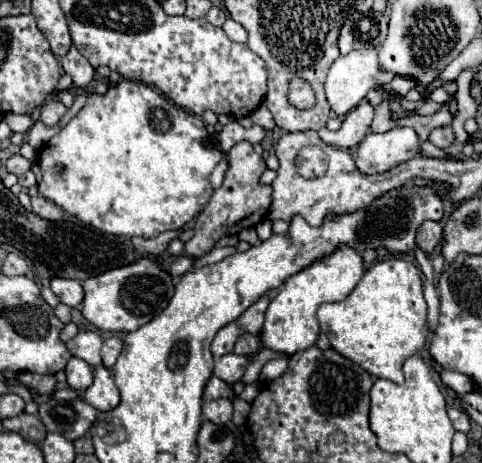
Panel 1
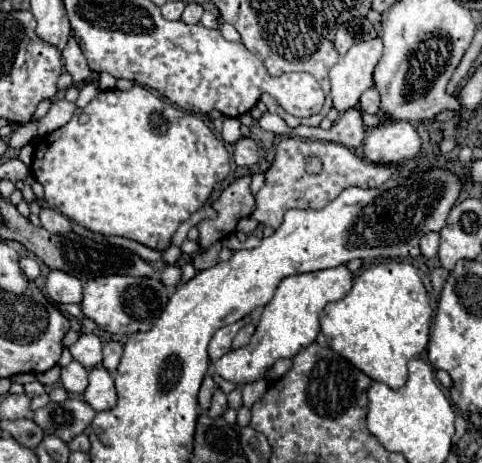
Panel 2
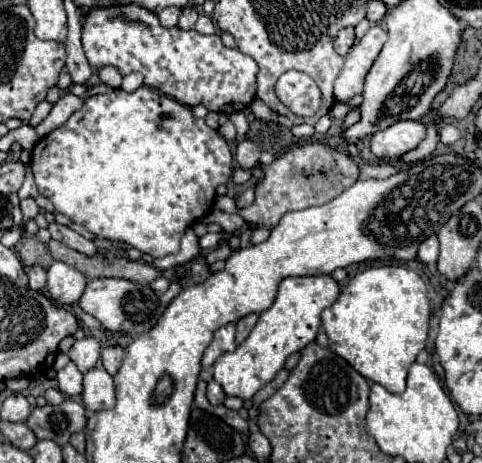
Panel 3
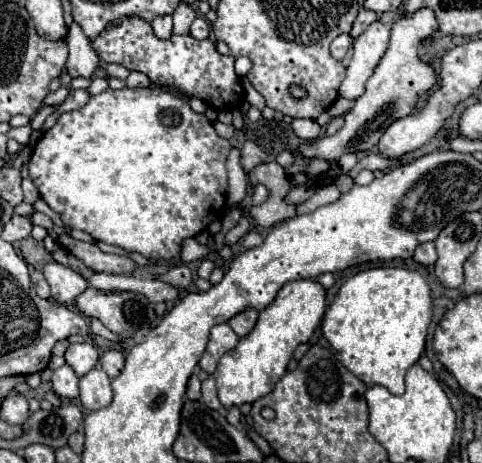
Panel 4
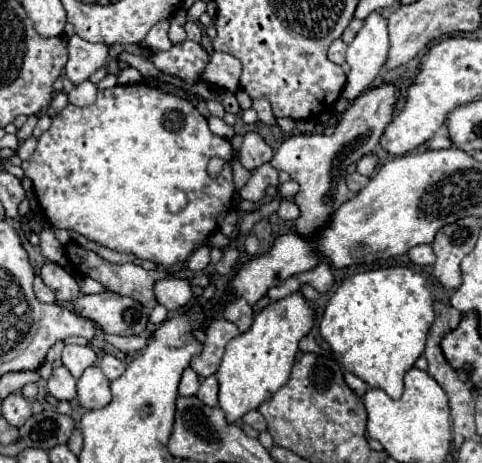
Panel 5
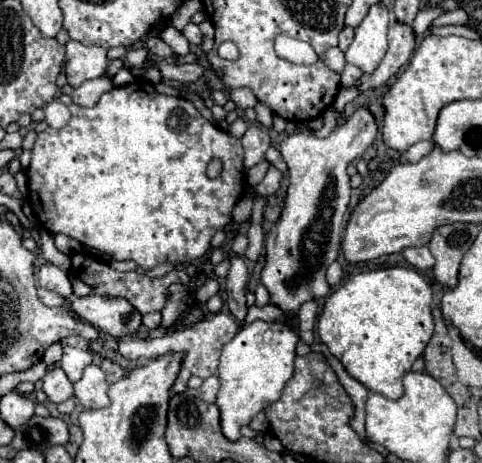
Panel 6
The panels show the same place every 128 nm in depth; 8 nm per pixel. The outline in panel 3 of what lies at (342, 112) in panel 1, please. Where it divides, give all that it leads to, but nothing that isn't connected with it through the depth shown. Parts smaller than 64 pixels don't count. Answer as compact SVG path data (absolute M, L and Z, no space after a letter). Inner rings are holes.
M372 24L372 28L362 36L362 40L352 46L342 72L334 82L336 102L348 102L352 96L362 94L366 74L372 68L376 56L380 54L384 42L386 32L378 24Z

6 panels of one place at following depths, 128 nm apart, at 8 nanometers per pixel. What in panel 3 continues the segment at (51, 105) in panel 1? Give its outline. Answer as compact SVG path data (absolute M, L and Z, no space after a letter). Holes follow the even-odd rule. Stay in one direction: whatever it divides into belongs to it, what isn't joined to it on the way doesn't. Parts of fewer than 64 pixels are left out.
M64 92L62 98L60 98L60 100L54 104L54 108L50 110L50 114L38 124L36 134L38 134L40 138L44 138L46 134L50 134L50 132L56 130L58 126L62 126L82 104L84 104L82 98L72 96L70 92Z

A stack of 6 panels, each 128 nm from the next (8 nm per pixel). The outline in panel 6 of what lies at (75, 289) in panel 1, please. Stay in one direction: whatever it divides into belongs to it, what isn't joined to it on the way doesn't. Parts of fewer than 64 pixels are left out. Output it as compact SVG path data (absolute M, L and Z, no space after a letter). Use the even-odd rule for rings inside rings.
M44 264L40 270L38 270L38 284L42 288L48 288L56 294L60 294L62 298L70 298L72 296L72 284L70 284L70 278L56 266L52 264Z

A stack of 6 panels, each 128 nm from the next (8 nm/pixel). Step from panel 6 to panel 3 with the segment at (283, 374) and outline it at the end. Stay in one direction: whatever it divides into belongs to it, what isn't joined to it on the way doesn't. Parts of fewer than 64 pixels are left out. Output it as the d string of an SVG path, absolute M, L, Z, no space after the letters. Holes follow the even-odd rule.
M304 276L284 278L278 286L274 304L264 310L250 336L234 350L222 354L214 364L214 380L224 388L228 396L240 396L242 400L252 398L264 384L268 384L290 354L300 352L306 344L314 342L320 330L320 314L332 306L340 294L340 286L332 276Z

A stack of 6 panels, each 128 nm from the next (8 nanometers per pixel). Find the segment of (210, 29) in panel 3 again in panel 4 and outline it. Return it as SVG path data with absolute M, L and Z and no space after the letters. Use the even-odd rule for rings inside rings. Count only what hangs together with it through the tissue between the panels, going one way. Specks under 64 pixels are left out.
M196 18L196 20L192 22L192 26L190 26L190 34L192 34L194 38L198 38L198 40L206 40L206 38L210 36L210 26L208 26L208 22L206 22L204 18Z

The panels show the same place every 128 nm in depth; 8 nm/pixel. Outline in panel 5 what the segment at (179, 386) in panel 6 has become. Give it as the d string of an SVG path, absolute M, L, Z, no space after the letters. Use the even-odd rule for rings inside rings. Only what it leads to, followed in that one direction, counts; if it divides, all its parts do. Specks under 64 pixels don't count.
M186 368L184 374L182 374L182 380L180 380L178 394L180 394L180 396L194 396L194 394L198 392L198 386L200 386L198 374L196 374L192 368Z

